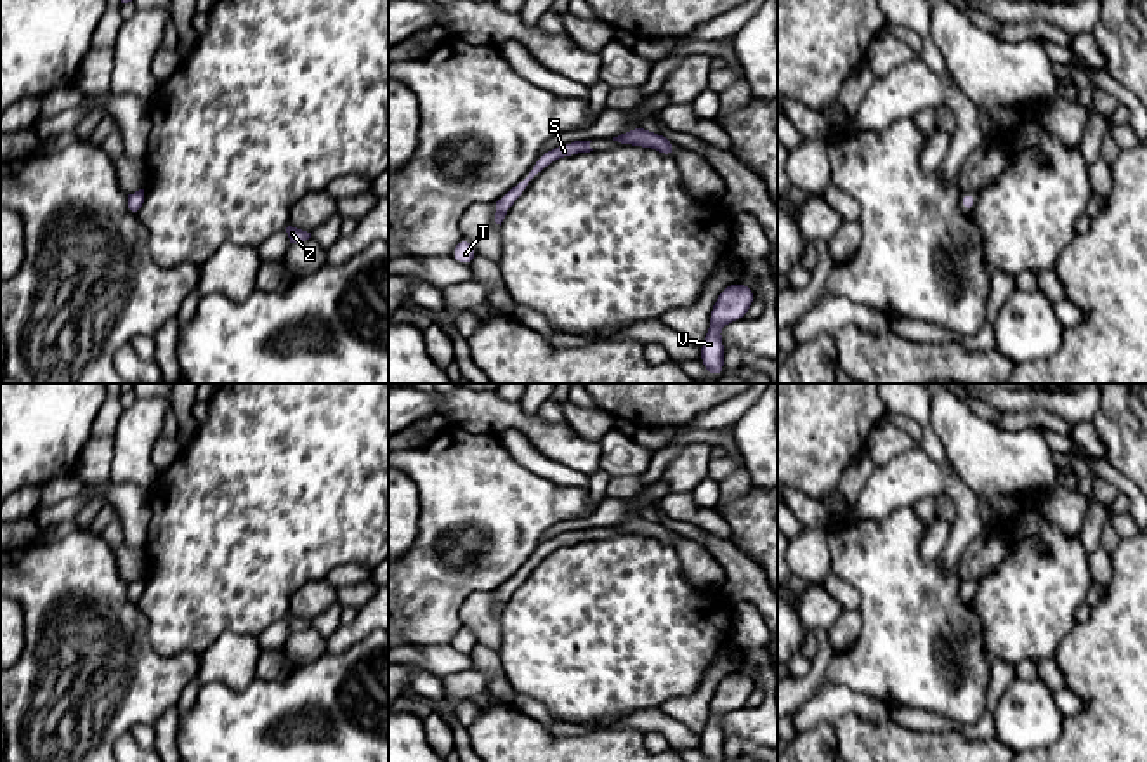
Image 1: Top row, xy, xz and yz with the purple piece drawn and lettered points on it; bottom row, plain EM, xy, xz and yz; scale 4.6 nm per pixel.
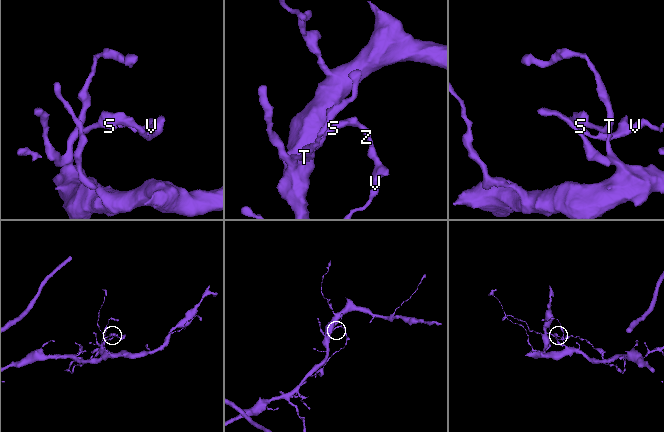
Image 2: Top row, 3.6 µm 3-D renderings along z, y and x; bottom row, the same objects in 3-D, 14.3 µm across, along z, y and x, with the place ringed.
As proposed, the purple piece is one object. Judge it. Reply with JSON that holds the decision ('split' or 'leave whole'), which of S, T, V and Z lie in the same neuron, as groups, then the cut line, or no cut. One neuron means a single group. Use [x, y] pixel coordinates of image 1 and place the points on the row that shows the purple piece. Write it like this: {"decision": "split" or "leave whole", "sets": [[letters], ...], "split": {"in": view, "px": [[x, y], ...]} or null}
{"decision": "leave whole", "sets": [["S", "T", "V", "Z"]], "split": null}

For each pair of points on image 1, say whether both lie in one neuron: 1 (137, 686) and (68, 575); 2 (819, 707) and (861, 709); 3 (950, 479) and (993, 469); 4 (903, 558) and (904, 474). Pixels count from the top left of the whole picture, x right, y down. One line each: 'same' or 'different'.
1: same
2: same
3: different
4: different

